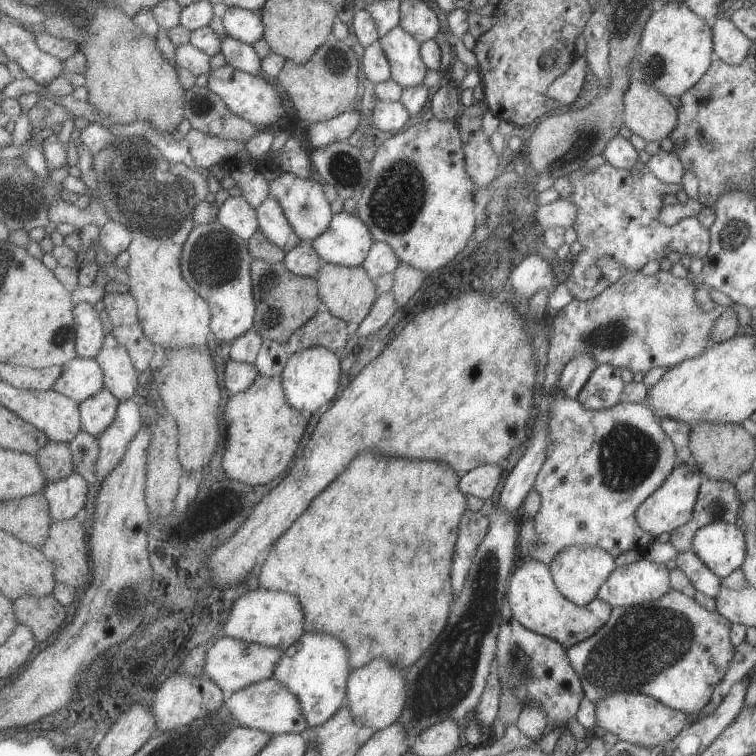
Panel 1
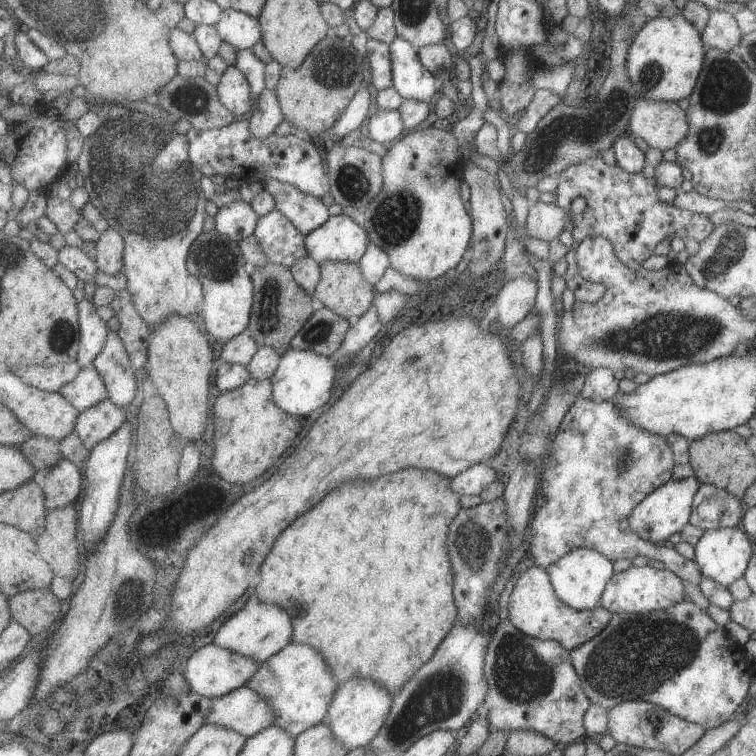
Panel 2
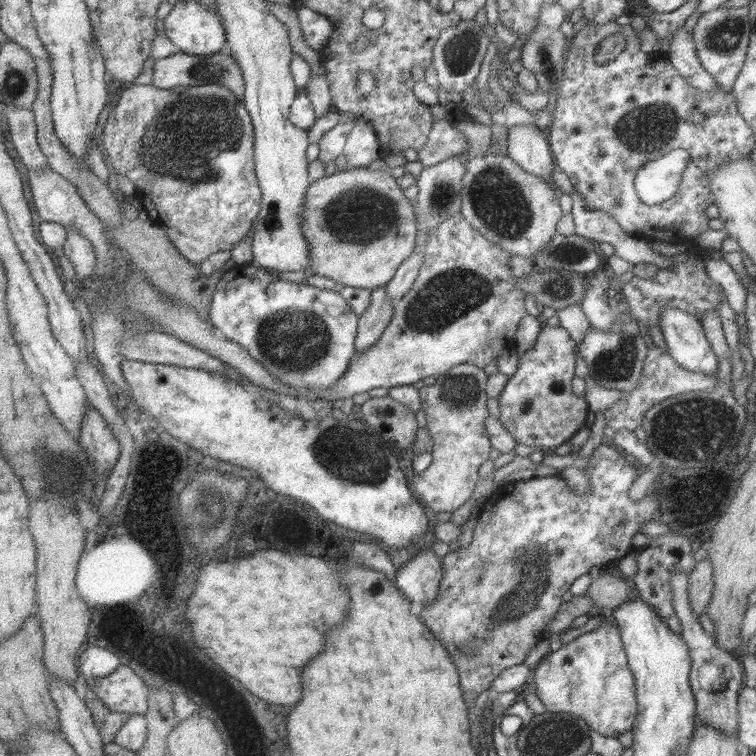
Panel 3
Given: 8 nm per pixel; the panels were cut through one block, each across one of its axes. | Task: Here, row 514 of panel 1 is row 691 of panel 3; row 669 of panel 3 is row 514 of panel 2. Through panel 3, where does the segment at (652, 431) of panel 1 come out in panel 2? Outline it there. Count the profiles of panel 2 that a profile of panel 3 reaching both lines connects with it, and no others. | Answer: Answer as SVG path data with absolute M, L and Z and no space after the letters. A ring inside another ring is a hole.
M615 401L575 402L568 408L566 416L557 427L550 444L549 458L541 463L538 492L545 497L545 503L533 510L527 531L527 551L535 566L547 568L570 550L585 547L595 549L612 562L619 558L631 560L635 556L660 560L677 578L697 586L702 574L698 572L694 560L683 558L667 543L651 543L639 538L630 529L627 520L638 502L671 479L673 465L673 454L666 439L657 434L649 434L647 430L641 430L639 426L623 418Z

